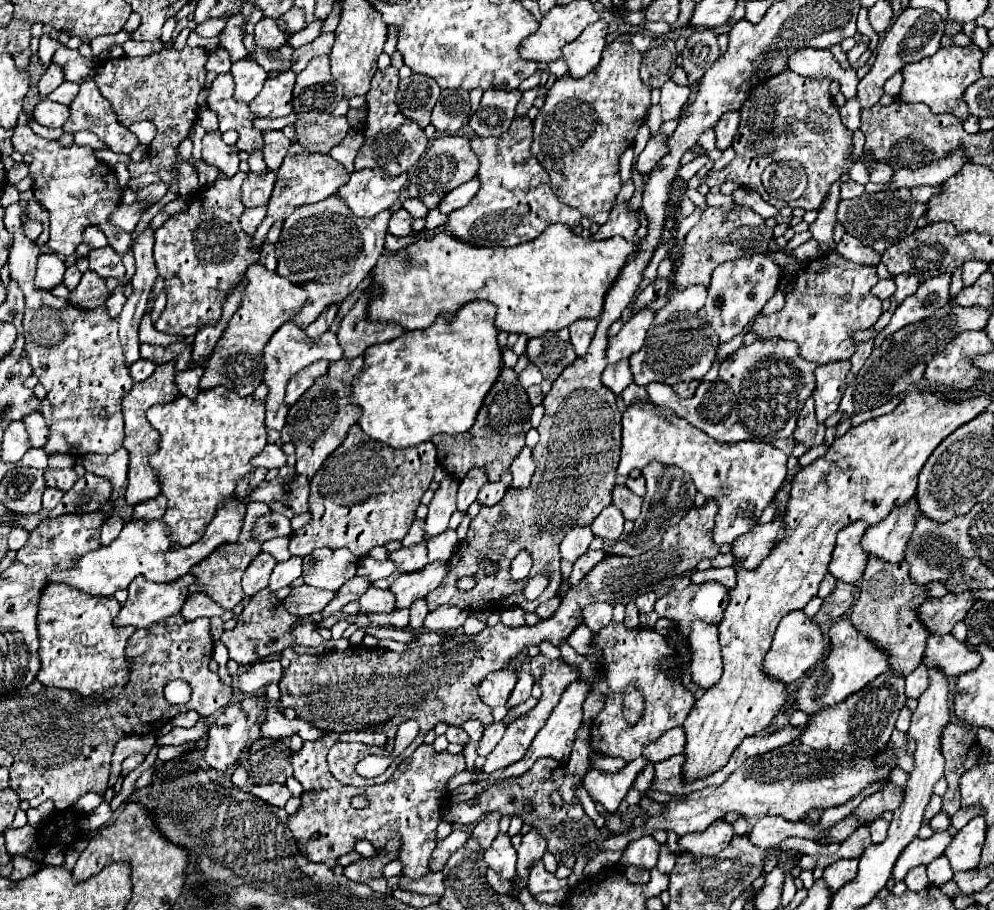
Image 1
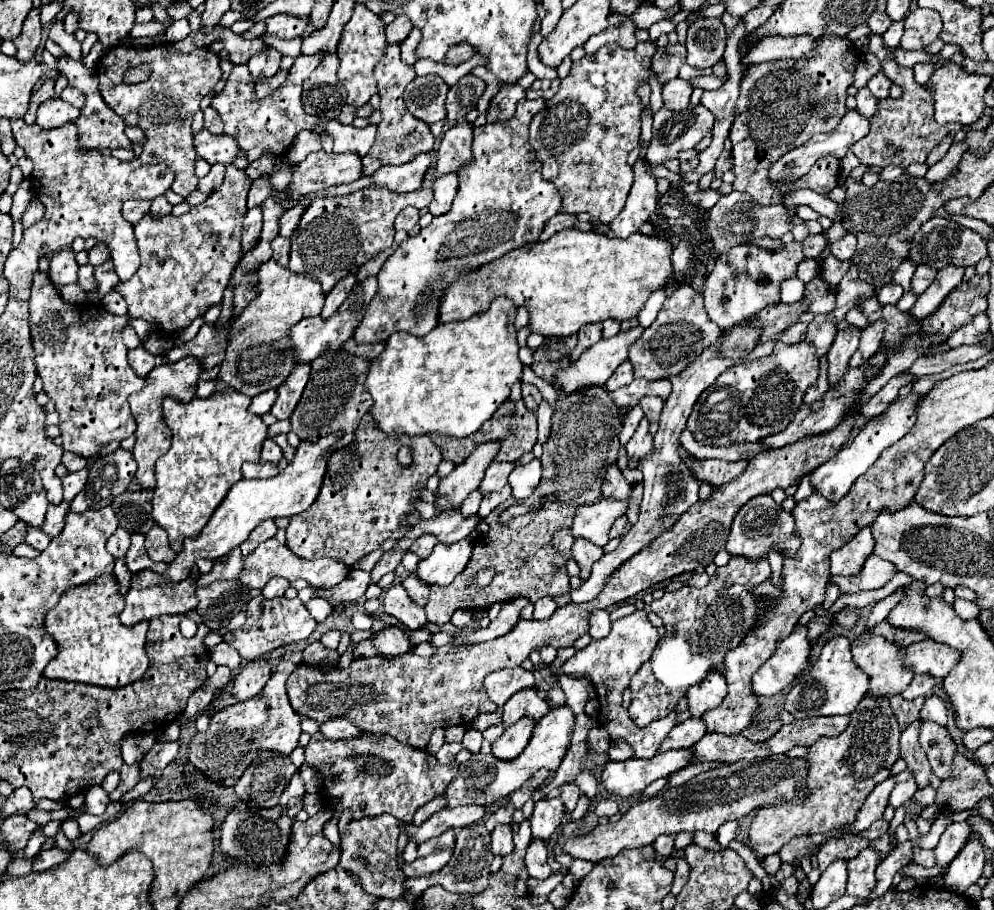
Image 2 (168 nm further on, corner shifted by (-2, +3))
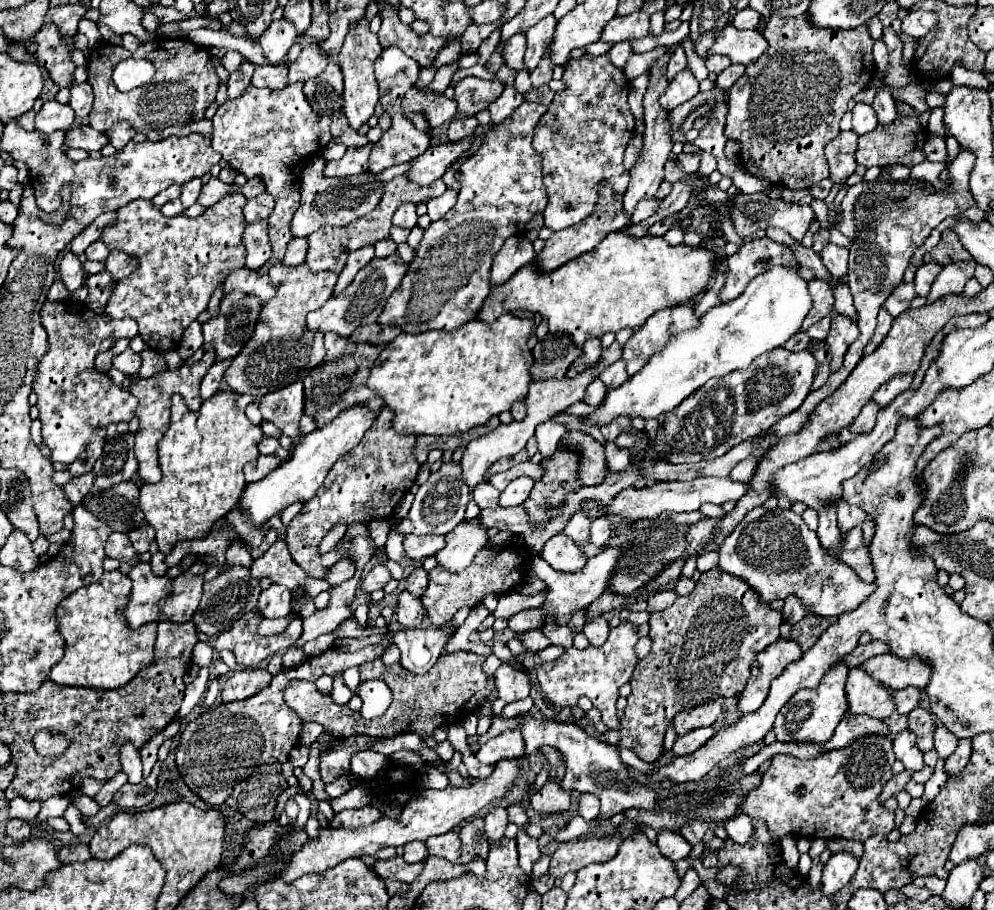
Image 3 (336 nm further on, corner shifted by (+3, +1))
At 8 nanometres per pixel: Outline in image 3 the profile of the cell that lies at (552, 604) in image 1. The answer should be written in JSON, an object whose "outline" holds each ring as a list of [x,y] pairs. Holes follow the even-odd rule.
{"outline":[[[529,608],[529,610],[521,610],[517,612],[511,620],[509,620],[509,628],[513,632],[523,632],[523,630],[535,630],[539,628],[543,622],[543,610],[541,608]]]}

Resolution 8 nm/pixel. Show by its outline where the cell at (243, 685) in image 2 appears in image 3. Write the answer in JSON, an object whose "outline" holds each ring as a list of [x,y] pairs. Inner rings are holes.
{"outline":[[[261,668],[237,670],[227,678],[221,698],[223,698],[223,702],[245,700],[245,698],[261,692],[269,682],[271,682],[271,674],[267,670],[261,670]]]}

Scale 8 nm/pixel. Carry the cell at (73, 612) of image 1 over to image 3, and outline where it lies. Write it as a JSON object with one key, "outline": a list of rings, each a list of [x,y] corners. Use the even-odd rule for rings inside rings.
{"outline":[[[105,572],[99,582],[79,588],[57,606],[57,628],[65,638],[65,656],[51,668],[49,678],[61,686],[85,688],[121,688],[135,678],[135,674],[153,662],[153,642],[157,624],[145,624],[129,630],[117,608],[127,604],[131,580],[115,572]]]}

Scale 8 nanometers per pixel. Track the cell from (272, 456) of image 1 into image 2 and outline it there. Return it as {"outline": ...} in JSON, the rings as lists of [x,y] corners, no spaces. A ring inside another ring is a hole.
{"outline":[[[266,440],[264,446],[262,446],[262,460],[264,462],[280,462],[280,458],[282,458],[280,446],[272,440]]]}

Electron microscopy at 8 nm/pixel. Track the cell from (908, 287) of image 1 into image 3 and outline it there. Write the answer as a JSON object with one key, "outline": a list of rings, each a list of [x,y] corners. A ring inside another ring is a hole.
{"outline":[[[921,264],[915,272],[915,290],[917,290],[917,296],[927,296],[929,294],[929,288],[931,288],[931,282],[935,280],[937,272],[941,270],[939,264]]]}

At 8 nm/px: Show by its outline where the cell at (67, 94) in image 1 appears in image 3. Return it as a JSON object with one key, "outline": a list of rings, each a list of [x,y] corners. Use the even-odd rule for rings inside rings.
{"outline":[[[73,84],[71,86],[71,98],[69,98],[69,106],[75,110],[77,118],[85,118],[91,112],[91,104],[93,104],[93,90],[91,86],[85,84]]]}

